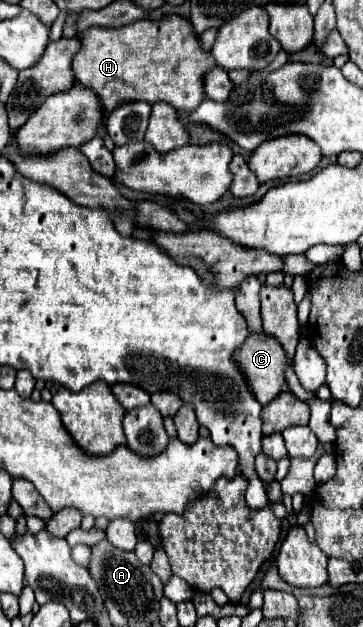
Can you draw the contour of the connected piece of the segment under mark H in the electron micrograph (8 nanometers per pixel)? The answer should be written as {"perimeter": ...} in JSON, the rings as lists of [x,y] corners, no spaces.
{"perimeter":[[[166,16],[164,20],[158,22],[150,22],[150,20],[138,20],[120,28],[98,28],[98,26],[90,26],[86,30],[80,32],[80,42],[82,48],[78,50],[78,54],[74,56],[72,62],[72,70],[74,70],[74,80],[84,86],[90,88],[100,104],[102,104],[102,112],[104,116],[108,116],[110,112],[114,112],[118,106],[126,104],[126,102],[148,102],[148,104],[158,104],[158,102],[166,102],[174,108],[196,108],[204,94],[204,72],[214,66],[214,60],[210,56],[210,52],[204,52],[200,48],[200,42],[192,30],[192,24],[182,18],[182,16]]]}

